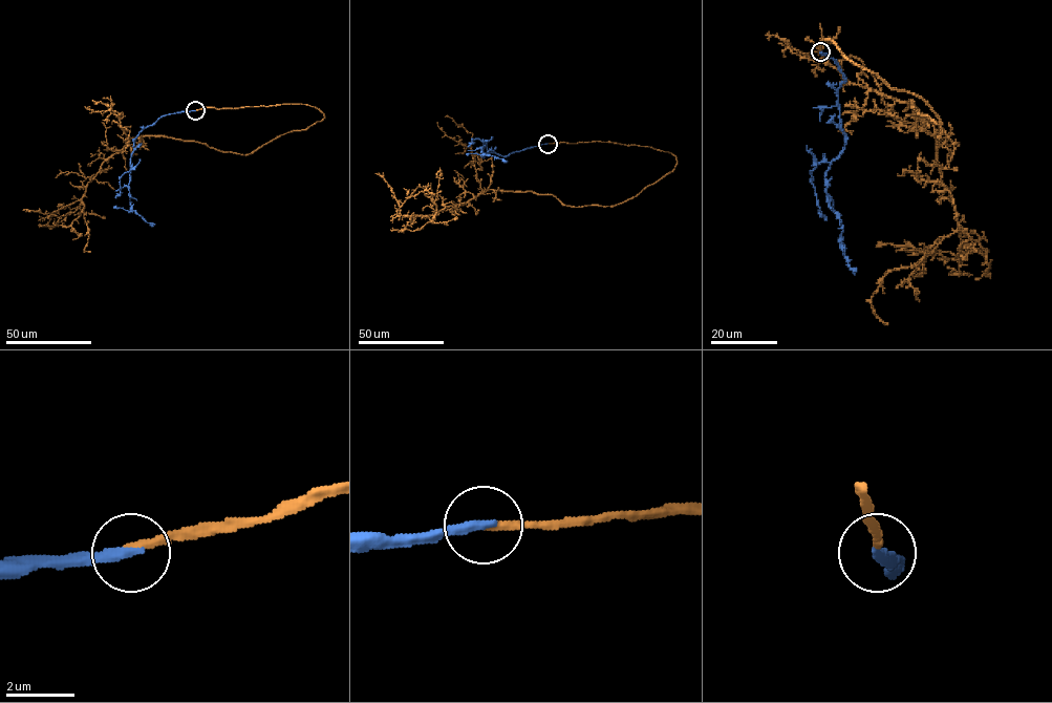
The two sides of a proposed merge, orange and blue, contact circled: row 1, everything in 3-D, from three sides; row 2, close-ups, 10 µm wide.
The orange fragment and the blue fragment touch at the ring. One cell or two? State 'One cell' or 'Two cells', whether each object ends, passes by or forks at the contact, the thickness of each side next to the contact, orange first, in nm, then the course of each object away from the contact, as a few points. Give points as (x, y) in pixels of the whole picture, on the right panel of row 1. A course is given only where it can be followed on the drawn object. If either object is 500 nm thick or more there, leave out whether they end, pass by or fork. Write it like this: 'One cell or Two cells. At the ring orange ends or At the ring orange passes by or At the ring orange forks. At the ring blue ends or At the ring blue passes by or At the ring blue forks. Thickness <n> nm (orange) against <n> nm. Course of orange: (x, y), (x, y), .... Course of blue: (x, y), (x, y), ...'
One cell. At the ring orange ends. At the ring blue ends. Thickness 240 nm (orange) against 320 nm. Course of orange: (820, 51), (832, 40), (939, 118), (939, 136), (909, 102), (937, 140), (962, 253), (877, 242). Course of blue: (820, 51), (844, 78), (837, 91), (845, 143), (825, 185), (855, 271)

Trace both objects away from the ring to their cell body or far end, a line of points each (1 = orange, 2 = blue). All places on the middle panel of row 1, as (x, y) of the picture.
1: (548, 144), (650, 147), (677, 164), (615, 206), (484, 190), (409, 217), (376, 173)
2: (548, 144), (506, 156), (493, 152), (484, 156), (480, 147), (482, 154), (507, 162)

